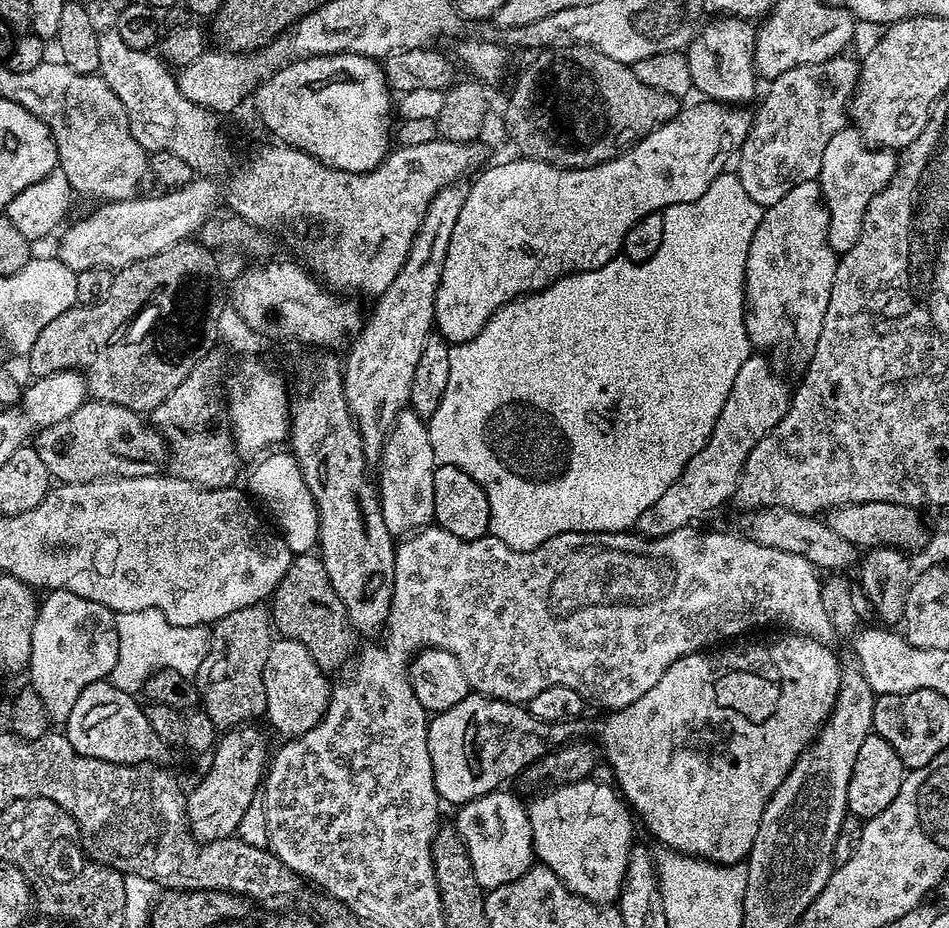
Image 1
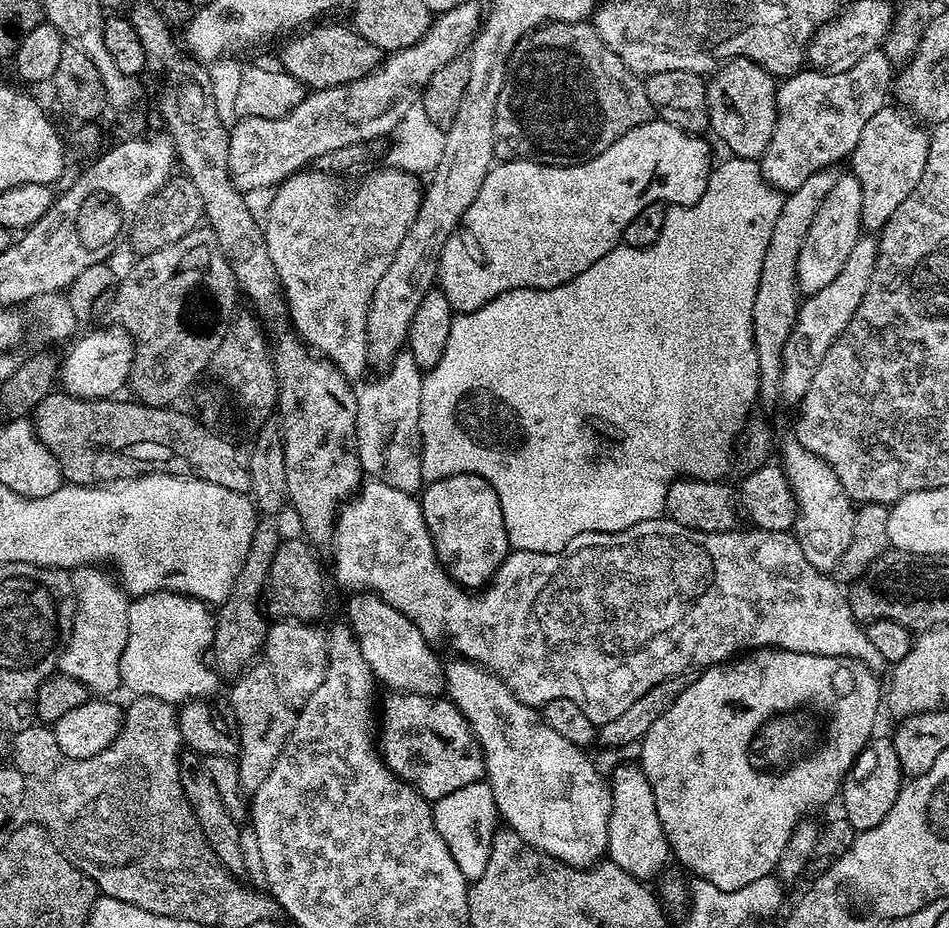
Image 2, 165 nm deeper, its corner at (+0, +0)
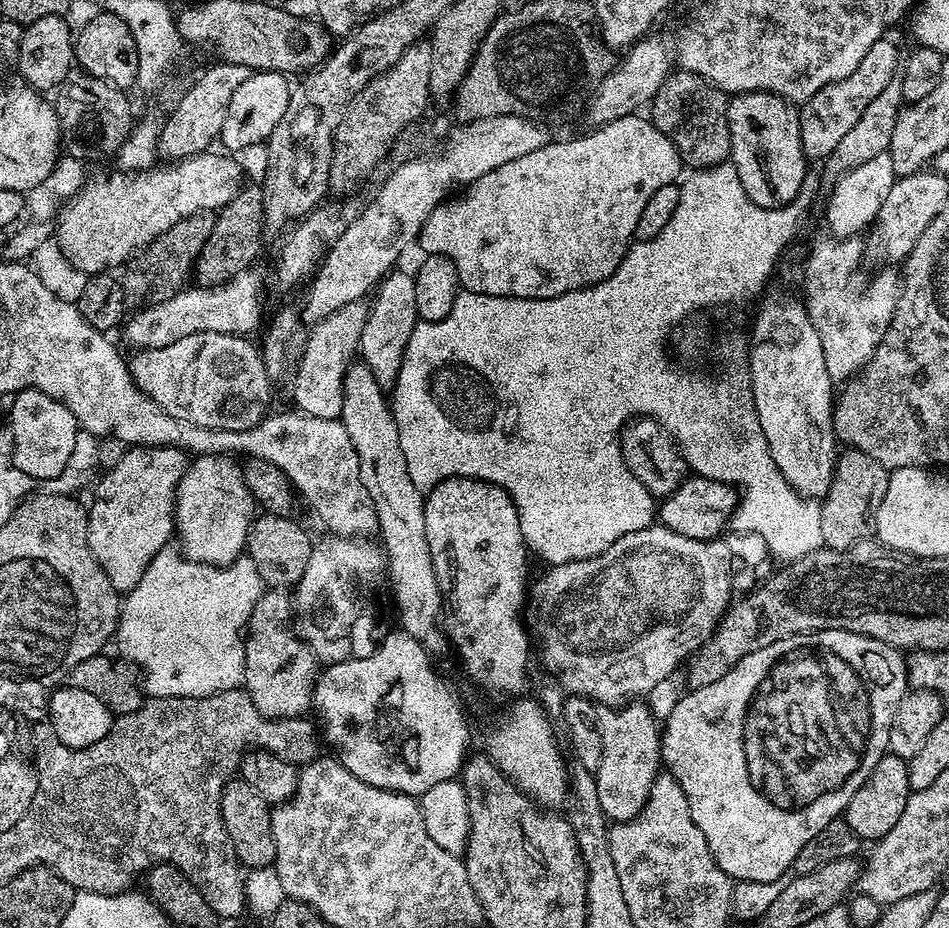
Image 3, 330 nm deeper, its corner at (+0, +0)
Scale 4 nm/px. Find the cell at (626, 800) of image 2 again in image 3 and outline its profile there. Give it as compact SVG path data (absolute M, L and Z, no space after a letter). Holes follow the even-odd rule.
M630 702L617 708L601 709L597 716L602 755L593 773L598 801L609 821L620 823L636 817L646 804L650 786L658 775L660 730L647 705Z

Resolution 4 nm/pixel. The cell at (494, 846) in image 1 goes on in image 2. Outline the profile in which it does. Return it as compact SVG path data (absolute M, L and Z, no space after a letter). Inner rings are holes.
M481 778L470 786L462 786L462 790L454 790L454 794L446 794L435 801L432 817L438 834L442 834L442 842L446 842L450 850L450 858L458 862L458 870L462 870L464 879L471 882L482 878L482 870L486 870L486 862L490 858L494 834L498 831L496 803L487 779Z

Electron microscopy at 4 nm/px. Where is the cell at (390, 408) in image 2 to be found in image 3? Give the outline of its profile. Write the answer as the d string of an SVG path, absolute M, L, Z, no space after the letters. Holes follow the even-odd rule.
M393 270L377 285L369 303L366 325L363 326L360 339L359 357L374 374L381 388L388 390L396 383L398 370L401 369L406 344L413 328L419 321L415 305L415 287L411 273Z

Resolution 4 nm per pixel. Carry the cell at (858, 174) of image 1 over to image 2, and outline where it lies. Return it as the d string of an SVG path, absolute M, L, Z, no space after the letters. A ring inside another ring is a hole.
M896 106L882 107L863 127L858 146L850 157L850 172L861 184L861 222L869 233L879 233L894 210L906 202L910 190L918 186L928 157L929 133L923 130L907 111Z

